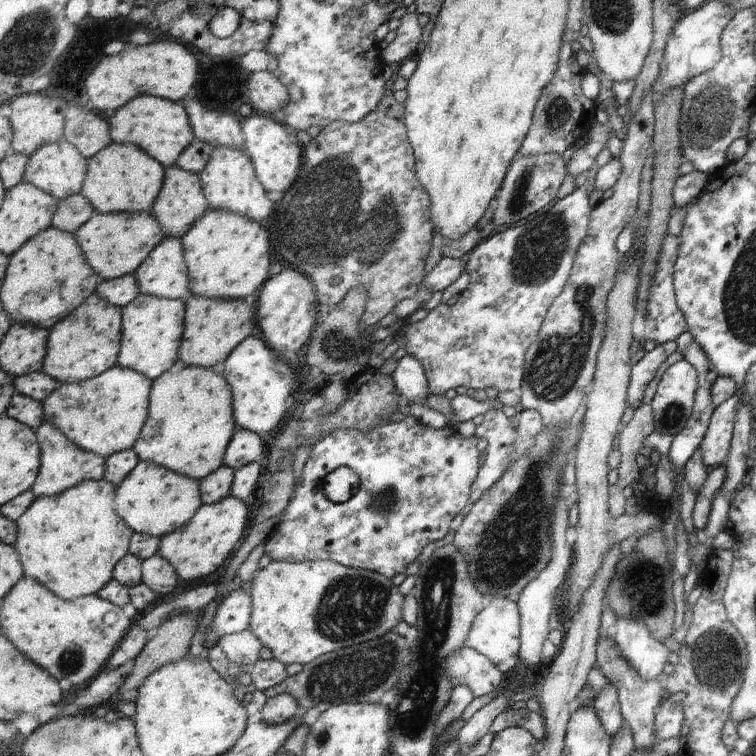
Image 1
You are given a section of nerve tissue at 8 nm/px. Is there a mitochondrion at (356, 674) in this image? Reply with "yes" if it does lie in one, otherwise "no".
yes

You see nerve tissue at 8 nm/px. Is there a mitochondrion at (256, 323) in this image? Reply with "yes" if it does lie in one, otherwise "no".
no

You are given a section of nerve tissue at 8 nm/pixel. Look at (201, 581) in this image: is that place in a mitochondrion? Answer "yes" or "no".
no

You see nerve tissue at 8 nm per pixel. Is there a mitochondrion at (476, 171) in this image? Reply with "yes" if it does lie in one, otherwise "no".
no

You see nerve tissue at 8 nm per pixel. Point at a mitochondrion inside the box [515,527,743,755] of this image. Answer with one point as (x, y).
(643, 584)

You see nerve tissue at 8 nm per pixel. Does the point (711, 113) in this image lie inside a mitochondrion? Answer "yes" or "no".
yes

